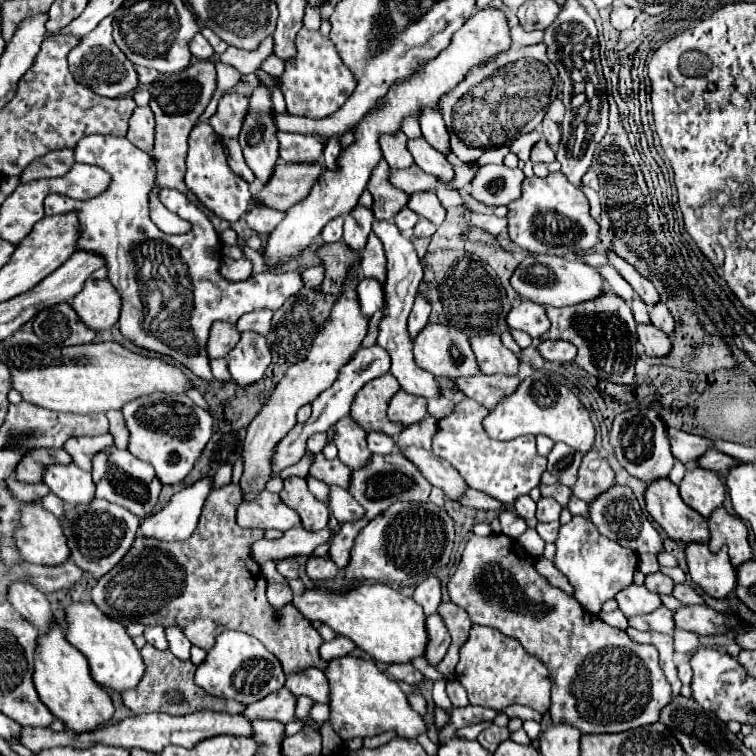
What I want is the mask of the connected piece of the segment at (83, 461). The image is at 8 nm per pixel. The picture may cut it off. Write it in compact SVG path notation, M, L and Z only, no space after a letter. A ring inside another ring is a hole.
M111 433L107 435L97 435L97 437L75 437L67 441L67 449L69 455L73 457L73 463L77 467L81 467L83 471L91 471L91 461L97 453L101 451L109 451L111 447L115 447L115 439Z

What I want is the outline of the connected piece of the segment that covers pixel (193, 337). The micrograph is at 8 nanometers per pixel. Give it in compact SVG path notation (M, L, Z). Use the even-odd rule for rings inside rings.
M89 135L77 143L75 161L103 167L111 175L109 187L101 195L85 201L50 194L45 199L45 215L79 211L79 249L105 257L109 269L107 279L123 299L119 329L135 345L173 357L201 379L213 379L209 357L205 353L211 323L217 319L235 323L243 313L263 307L275 311L275 307L283 305L283 299L295 295L303 287L299 271L287 271L281 275L259 273L243 282L227 283L219 273L221 241L199 209L193 209L191 213L193 229L187 235L169 237L159 231L149 219L149 193L155 187L157 177L155 163L125 137ZM155 293L161 295L159 311L167 309L167 319L153 319L153 315L149 315L149 307L155 311L155 305L151 305Z

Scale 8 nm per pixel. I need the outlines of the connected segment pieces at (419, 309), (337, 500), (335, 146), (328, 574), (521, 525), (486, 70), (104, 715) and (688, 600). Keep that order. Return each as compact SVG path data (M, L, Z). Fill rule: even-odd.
M417 295L415 305L413 305L413 311L411 311L409 321L407 321L407 331L409 331L409 337L411 337L411 339L415 339L415 337L419 335L419 331L423 331L423 327L427 325L429 313L431 313L429 301L423 299L421 295Z
M331 487L329 501L331 501L331 513L339 523L349 523L365 515L365 509L355 501L355 497L349 491L343 491L341 487Z
M335 137L335 141L329 141L327 143L327 147L325 147L325 151L323 151L323 165L327 167L327 169L337 169L337 155L339 155L339 151L341 151L341 145L339 145L339 139Z
M311 557L307 561L307 575L313 581L333 581L337 575L337 565L331 559L323 557Z
M503 509L499 515L499 521L501 521L501 529L505 535L521 535L527 529L525 521L511 509Z
M545 43L531 45L531 47L511 47L509 51L505 51L505 55L495 59L495 63L487 63L471 71L465 83L461 83L457 91L453 91L451 95L447 95L447 99L443 99L441 113L451 135L453 153L463 163L475 163L483 155L483 151L507 145L509 141L537 129L545 117L545 109L549 107L549 95L553 85L555 85L555 79L551 75L551 61L547 57Z
M53 621L49 631L37 639L33 665L35 665L33 683L39 693L39 699L49 707L49 711L57 719L61 719L67 725L67 729L89 731L111 719L111 715L113 715L111 697L103 691L103 687L99 687L91 679L87 659L83 659L81 651L77 651L65 639L65 633L61 631L57 621Z
M677 585L673 591L673 597L679 599L683 605L703 605L703 599L695 593L695 589L691 585Z

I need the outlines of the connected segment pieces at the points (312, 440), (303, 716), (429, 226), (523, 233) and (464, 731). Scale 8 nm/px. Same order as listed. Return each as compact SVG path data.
M315 433L315 435L311 435L311 437L307 439L307 449L313 451L313 453L319 453L319 451L325 447L325 439L327 439L325 433Z
M301 695L301 697L297 697L297 717L301 719L301 721L307 721L307 715L309 715L309 709L313 707L313 701L311 699L307 699L305 695Z
M419 219L417 221L417 225L415 225L415 229L413 229L413 237L431 237L435 233L435 225L433 223L429 223L427 219Z
M527 162L523 168L524 175L531 179L523 181L523 195L509 205L509 239L513 243L517 243L519 247L523 247L525 251L539 255L567 255L567 253L585 253L591 251L597 243L599 243L599 221L593 219L591 215L591 207L587 197L567 181L567 177L559 171L559 173L549 173L545 179L533 177L533 163Z
M491 721L480 722L477 724L473 724L473 725L461 728L456 732L456 734L457 734L457 736L464 738L464 739L476 740L479 733L484 731L491 724L492 724Z

